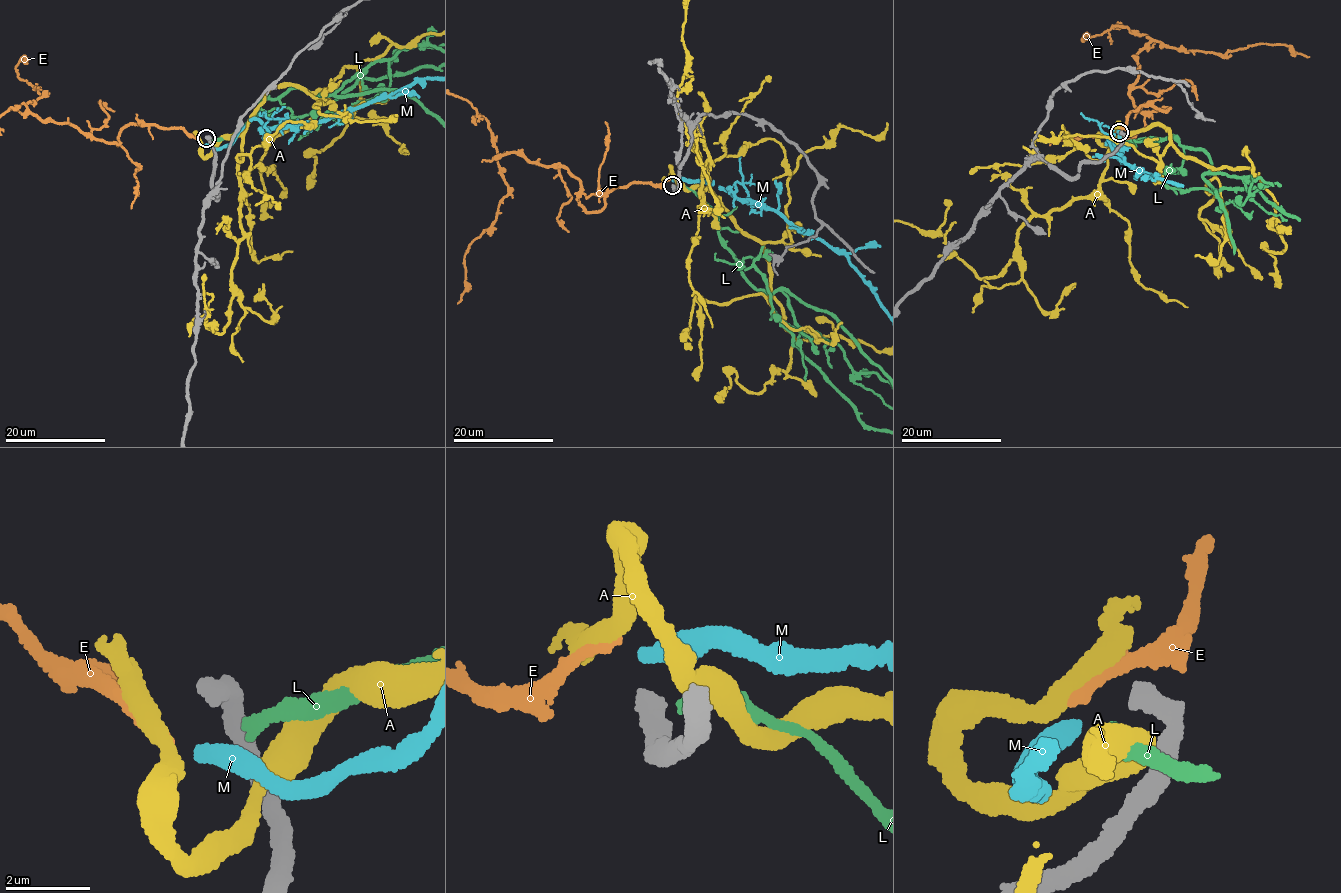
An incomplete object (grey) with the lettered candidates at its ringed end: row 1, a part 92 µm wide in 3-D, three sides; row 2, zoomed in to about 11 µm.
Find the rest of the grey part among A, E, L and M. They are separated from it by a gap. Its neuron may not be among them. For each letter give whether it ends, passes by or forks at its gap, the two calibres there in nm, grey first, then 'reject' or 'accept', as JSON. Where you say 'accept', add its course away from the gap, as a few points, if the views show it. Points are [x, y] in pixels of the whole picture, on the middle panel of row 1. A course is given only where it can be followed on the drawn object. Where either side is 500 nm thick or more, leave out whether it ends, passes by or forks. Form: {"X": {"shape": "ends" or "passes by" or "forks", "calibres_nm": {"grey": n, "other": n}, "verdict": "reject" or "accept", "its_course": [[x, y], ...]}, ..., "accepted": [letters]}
{"A": {"shape": "passes by", "calibres_nm": {"grey": 440, "other": 460}, "verdict": "reject"}, "E": {"shape": "ends", "calibres_nm": {"grey": 440, "other": 380}, "verdict": "reject"}, "L": {"shape": "ends", "calibres_nm": {"grey": 440, "other": 280}, "verdict": "reject"}, "M": {"shape": "ends", "calibres_nm": {"grey": 440, "other": 400}, "verdict": "reject"}, "accepted": []}

